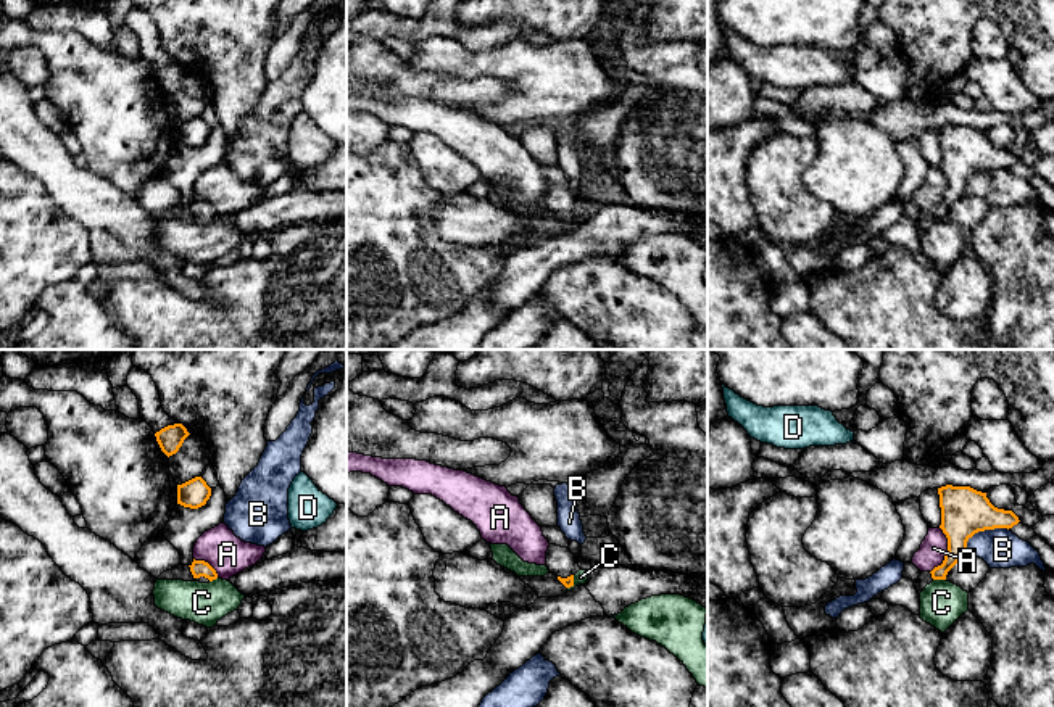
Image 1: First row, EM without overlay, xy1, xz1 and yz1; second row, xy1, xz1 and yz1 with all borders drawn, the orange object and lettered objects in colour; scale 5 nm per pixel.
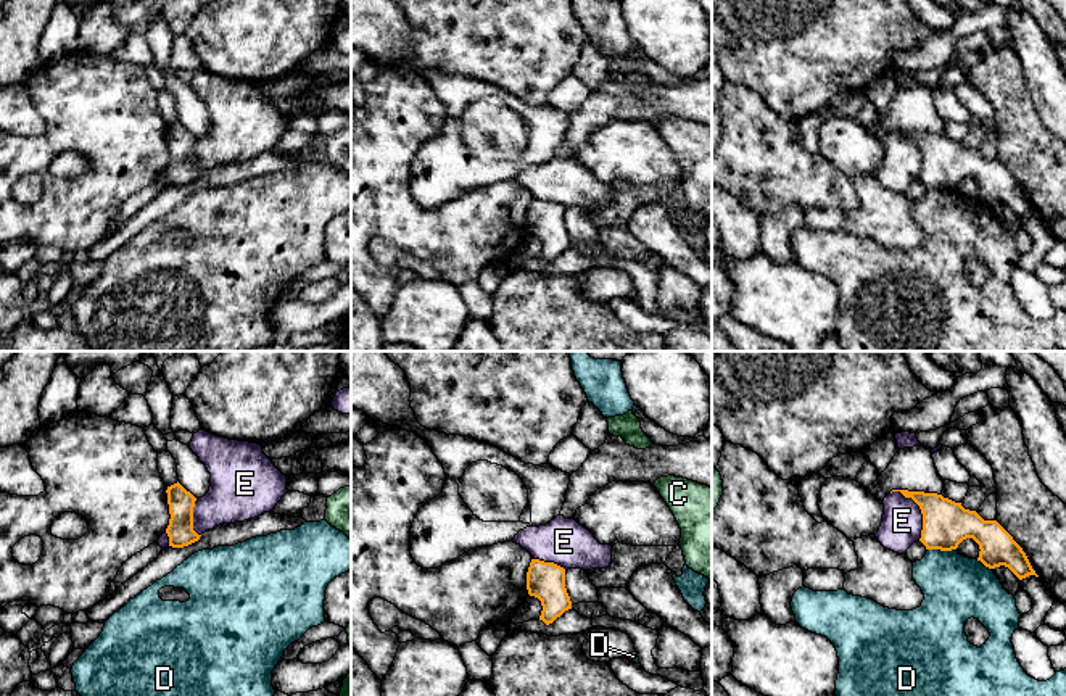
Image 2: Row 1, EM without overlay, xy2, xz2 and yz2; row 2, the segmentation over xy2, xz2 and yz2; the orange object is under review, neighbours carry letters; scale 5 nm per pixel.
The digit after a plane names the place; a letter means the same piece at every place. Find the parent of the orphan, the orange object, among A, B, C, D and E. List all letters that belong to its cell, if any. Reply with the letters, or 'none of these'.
none of these

